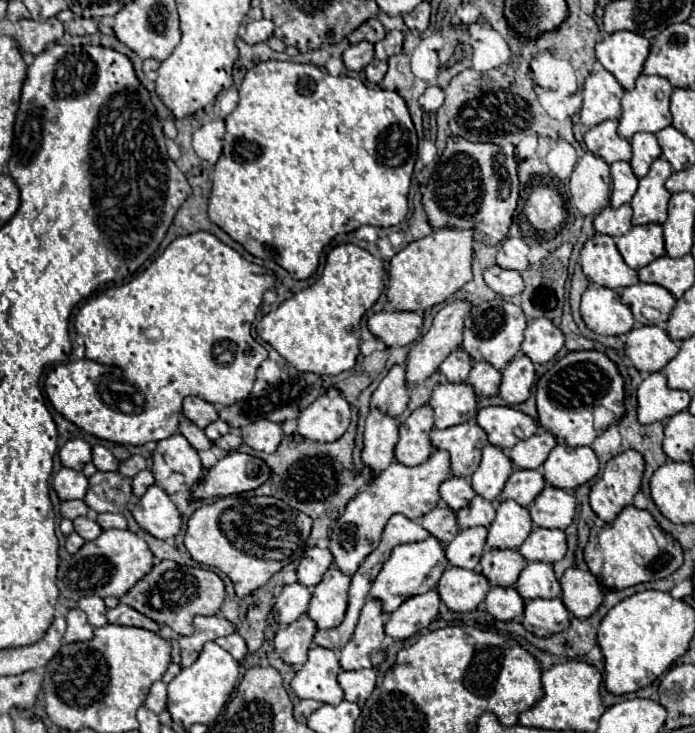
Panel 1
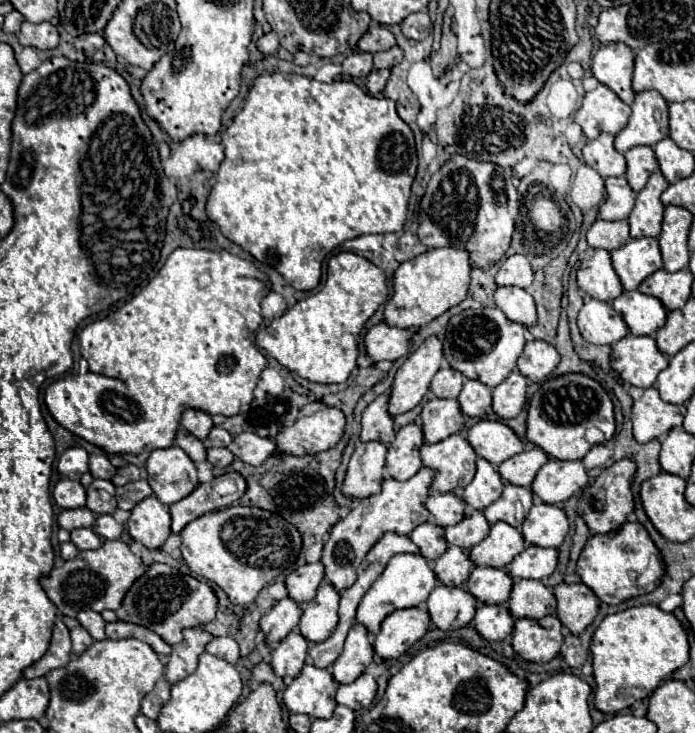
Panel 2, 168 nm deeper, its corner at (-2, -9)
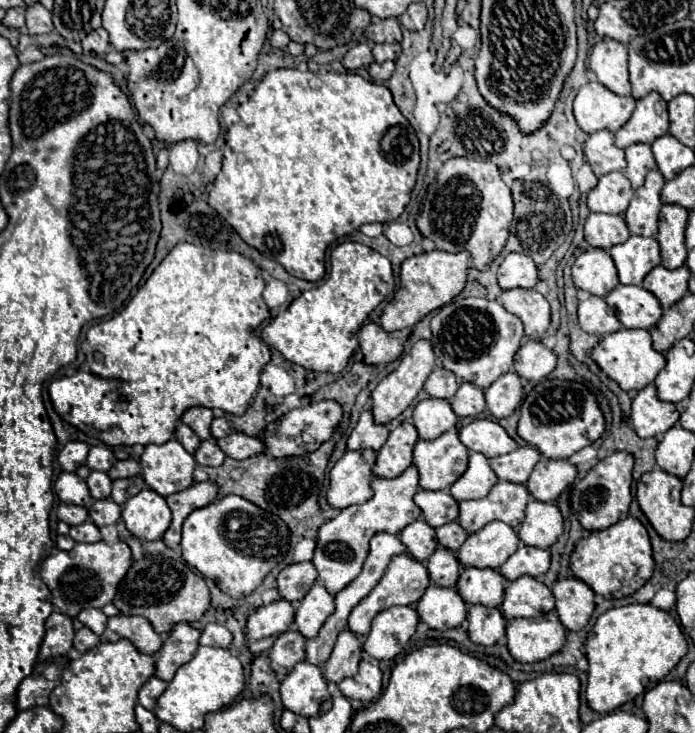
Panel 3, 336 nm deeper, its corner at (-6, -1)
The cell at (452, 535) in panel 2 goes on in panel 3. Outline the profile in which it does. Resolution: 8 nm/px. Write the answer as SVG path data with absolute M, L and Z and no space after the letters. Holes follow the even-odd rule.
M452 521L452 523L446 523L446 525L438 527L436 535L438 535L438 543L442 547L458 551L462 547L462 543L468 539L470 533L466 529L462 529L462 525L458 521Z

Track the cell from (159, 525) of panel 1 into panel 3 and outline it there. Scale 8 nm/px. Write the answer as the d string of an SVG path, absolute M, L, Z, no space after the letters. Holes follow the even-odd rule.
M142 489L138 495L124 503L122 519L132 535L144 541L162 539L170 527L172 513L162 495L152 489Z

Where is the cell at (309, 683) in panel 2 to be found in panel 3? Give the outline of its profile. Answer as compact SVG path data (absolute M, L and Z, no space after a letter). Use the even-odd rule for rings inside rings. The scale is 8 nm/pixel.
M300 661L280 685L280 699L284 707L304 717L318 715L320 705L330 697L322 669L308 661Z

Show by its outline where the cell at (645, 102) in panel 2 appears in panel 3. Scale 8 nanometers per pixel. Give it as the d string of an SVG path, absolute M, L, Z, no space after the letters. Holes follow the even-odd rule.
M648 93L636 101L632 117L616 131L616 147L628 147L634 143L652 143L666 135L670 129L668 105L658 93Z

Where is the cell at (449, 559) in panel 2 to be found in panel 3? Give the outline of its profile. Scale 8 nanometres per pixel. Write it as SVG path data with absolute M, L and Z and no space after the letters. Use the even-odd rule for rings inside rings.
M438 547L434 555L428 559L428 573L436 585L454 587L460 577L460 571L462 571L462 565L452 549Z

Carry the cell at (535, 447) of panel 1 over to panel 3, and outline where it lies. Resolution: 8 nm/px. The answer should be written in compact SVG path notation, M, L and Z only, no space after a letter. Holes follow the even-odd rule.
M526 445L526 447L518 447L512 453L500 455L500 457L492 457L490 459L490 467L494 469L494 473L498 475L498 479L502 481L512 481L512 483L526 483L534 465L540 459L540 451Z

